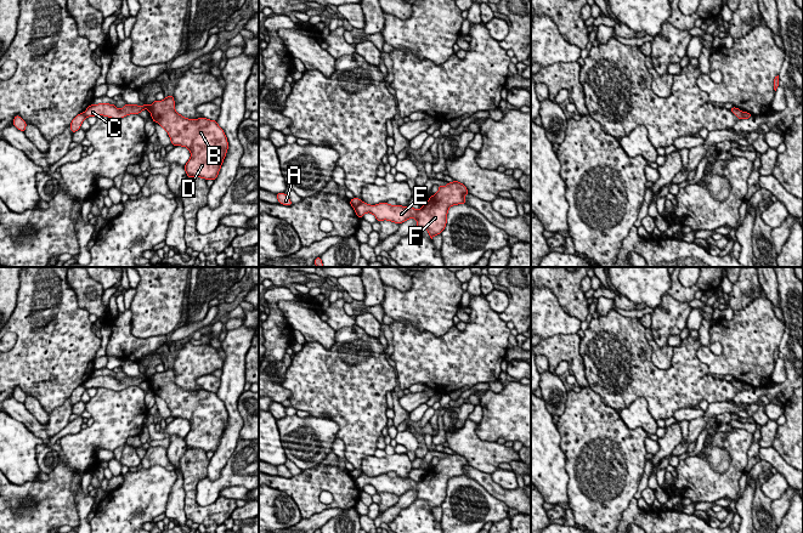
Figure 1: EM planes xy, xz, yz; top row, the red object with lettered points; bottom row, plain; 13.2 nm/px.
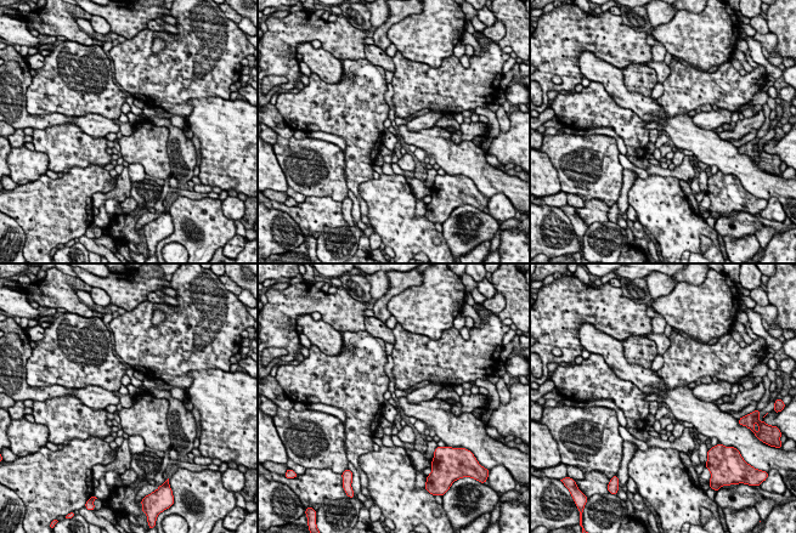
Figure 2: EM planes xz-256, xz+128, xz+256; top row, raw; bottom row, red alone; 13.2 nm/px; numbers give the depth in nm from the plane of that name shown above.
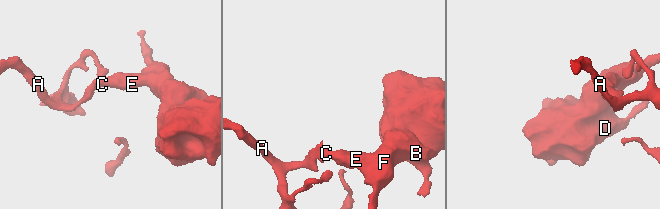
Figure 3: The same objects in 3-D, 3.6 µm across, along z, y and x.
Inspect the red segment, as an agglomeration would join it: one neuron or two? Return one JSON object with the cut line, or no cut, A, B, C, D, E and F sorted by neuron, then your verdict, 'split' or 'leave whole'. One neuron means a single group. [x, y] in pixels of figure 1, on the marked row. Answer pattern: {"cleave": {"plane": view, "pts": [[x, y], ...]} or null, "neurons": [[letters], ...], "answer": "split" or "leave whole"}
{"cleave": {"plane": "xy", "pts": [[83, 113], [85, 117]]}, "neurons": [["A"], ["B", "C", "D", "E", "F"]], "answer": "split"}

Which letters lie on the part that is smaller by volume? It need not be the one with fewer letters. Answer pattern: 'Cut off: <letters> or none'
Cut off: B, C, D, E, F

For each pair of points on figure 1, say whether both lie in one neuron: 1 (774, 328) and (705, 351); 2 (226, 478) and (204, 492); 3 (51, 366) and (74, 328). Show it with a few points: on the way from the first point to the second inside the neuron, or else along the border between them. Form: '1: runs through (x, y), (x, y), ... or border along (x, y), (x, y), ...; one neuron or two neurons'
1: runs through (757, 336), (734, 359), (722, 359); one neuron
2: runs through (221, 483), (209, 489); one neuron
3: runs through (54, 356), (69, 338); one neuron

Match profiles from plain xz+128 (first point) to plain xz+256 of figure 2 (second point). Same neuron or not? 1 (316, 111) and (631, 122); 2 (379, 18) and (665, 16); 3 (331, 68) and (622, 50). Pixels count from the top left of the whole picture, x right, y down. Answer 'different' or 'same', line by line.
1: same
2: same
3: different

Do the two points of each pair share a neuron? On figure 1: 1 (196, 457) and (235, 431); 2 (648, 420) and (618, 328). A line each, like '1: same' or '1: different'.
1: different
2: different

